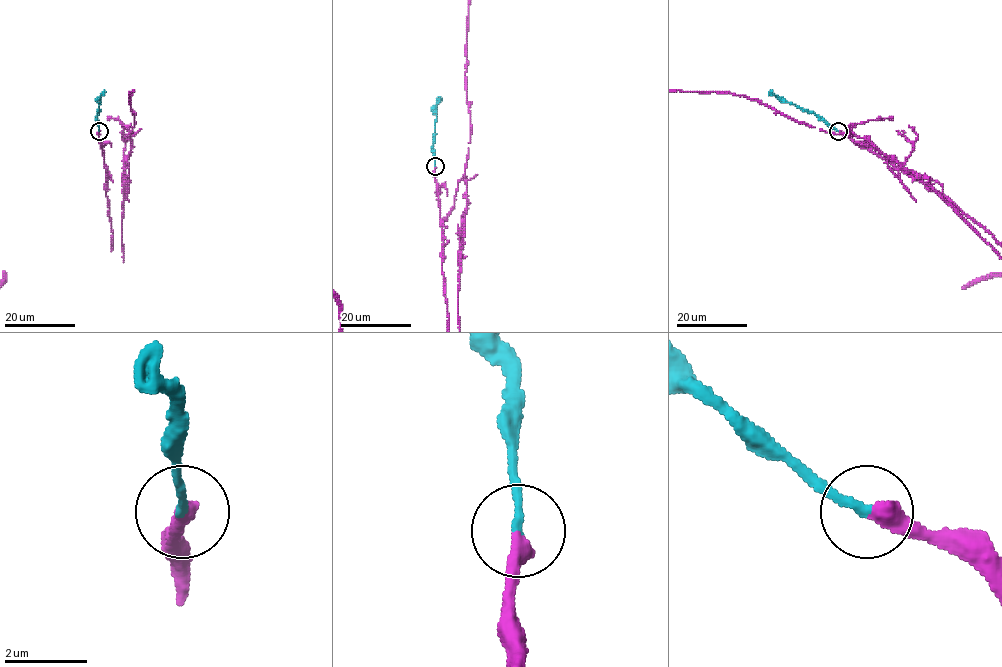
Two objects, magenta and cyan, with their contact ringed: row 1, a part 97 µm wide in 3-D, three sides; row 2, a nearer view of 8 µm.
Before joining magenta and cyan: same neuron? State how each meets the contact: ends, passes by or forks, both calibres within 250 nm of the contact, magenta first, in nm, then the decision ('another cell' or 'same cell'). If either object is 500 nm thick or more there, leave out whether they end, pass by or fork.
magenta ends | cyan ends | 420/200 nm | same cell

